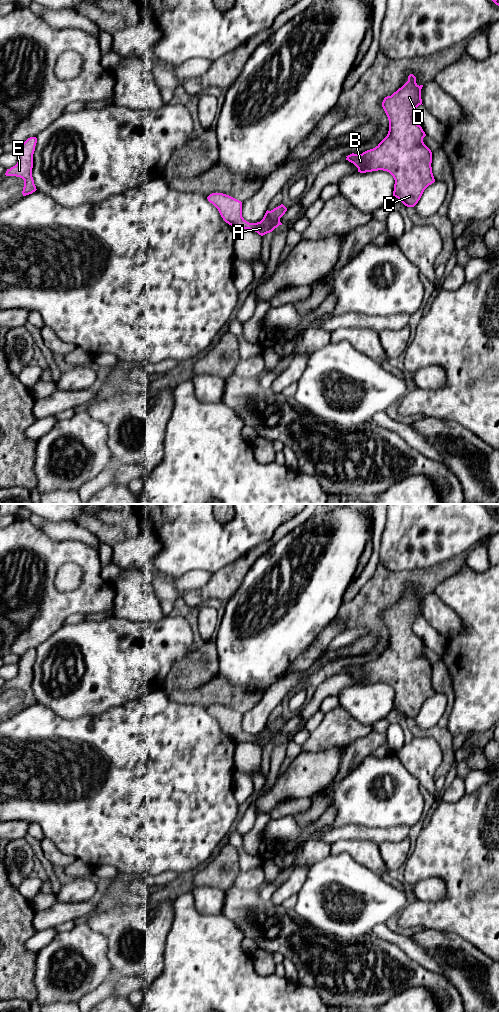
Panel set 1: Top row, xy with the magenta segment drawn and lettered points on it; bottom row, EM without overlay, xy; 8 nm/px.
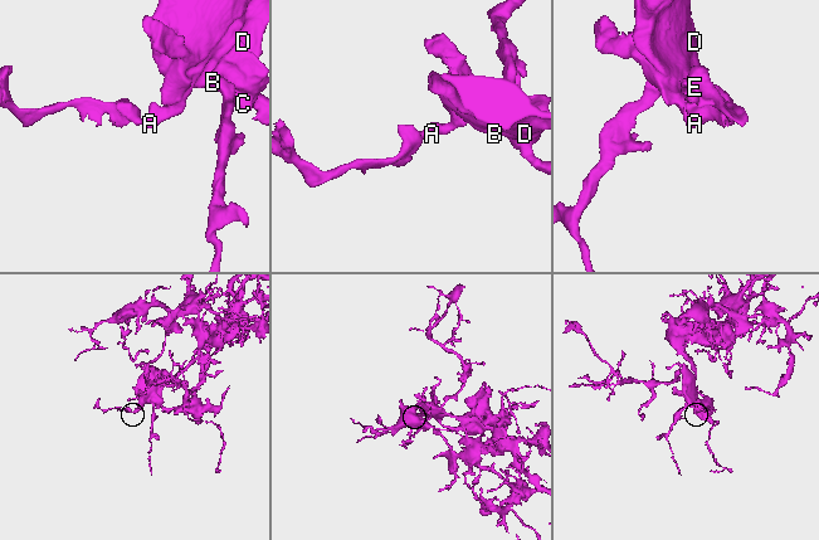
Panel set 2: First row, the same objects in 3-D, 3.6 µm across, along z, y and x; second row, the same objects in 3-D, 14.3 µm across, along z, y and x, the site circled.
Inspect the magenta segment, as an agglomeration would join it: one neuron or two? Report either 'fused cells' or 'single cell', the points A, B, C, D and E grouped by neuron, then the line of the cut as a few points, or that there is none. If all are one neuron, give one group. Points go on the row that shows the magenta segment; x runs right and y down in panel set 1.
single cell | A B C D E | no cut

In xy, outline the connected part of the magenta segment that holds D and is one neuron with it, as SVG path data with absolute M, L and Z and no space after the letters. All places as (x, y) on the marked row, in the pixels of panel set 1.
M410 74L408 81L391 96L385 97L382 102L389 120L387 136L373 149L362 154L352 153L346 156L346 160L353 163L360 173L378 170L389 172L395 180L393 196L407 207L414 207L424 190L435 182L431 167L432 152L423 142L426 134L414 120L414 111L422 104L422 87L423 85L419 86L416 83L416 77Z

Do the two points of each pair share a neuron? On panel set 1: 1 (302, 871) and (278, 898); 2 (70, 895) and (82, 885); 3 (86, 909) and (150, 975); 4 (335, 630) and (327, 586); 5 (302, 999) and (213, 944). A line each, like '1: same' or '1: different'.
1: same
2: same
3: different
4: different
5: same

